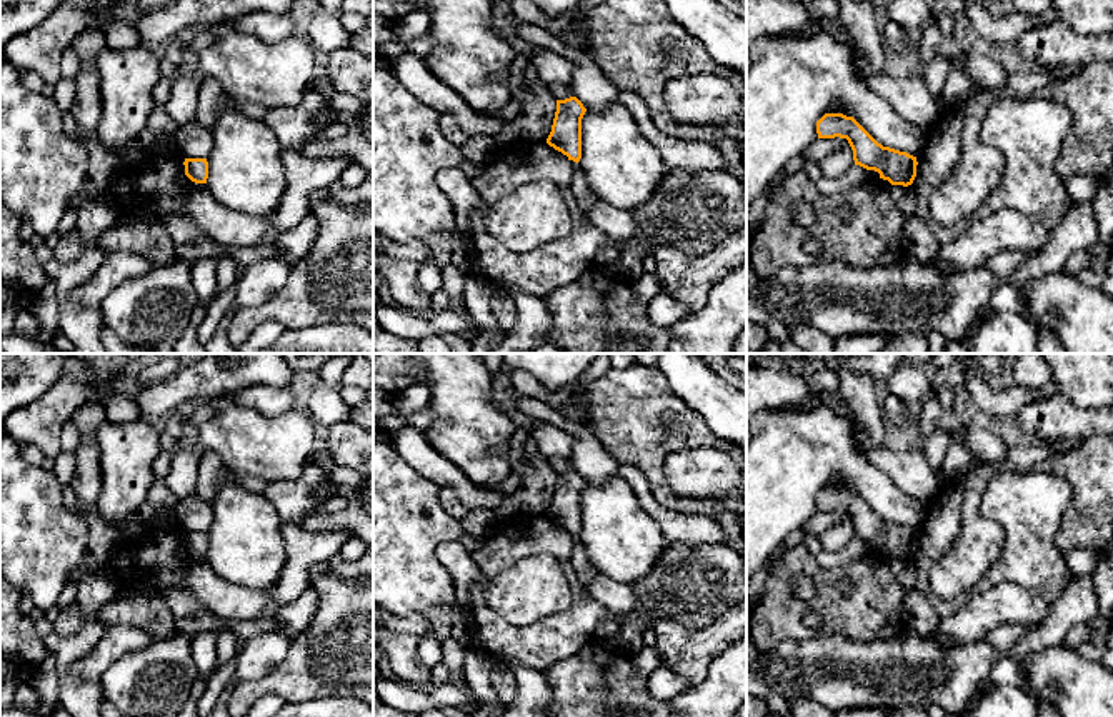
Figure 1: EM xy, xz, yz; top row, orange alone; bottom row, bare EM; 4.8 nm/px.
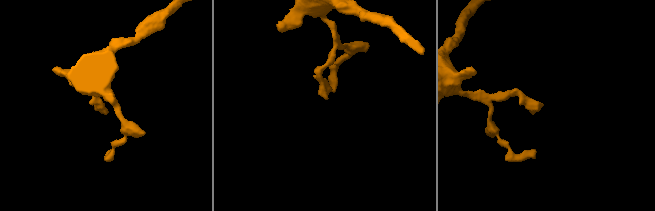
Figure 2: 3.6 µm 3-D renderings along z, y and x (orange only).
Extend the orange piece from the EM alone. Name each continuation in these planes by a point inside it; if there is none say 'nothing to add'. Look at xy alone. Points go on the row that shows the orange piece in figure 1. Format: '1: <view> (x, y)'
nothing to add

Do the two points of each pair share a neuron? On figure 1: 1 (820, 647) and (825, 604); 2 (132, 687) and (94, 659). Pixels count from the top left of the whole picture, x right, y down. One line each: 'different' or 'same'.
1: different
2: different

